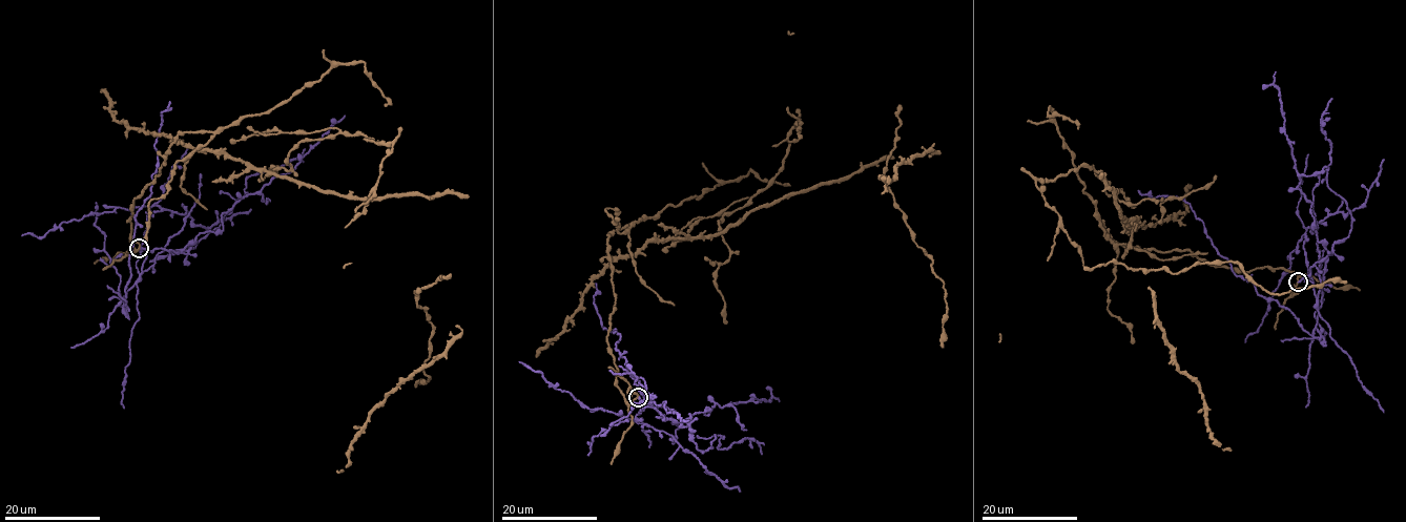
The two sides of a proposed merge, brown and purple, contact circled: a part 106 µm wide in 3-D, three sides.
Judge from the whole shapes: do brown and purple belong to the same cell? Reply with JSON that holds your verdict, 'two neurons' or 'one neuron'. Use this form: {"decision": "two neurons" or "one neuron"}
{"decision": "two neurons"}

